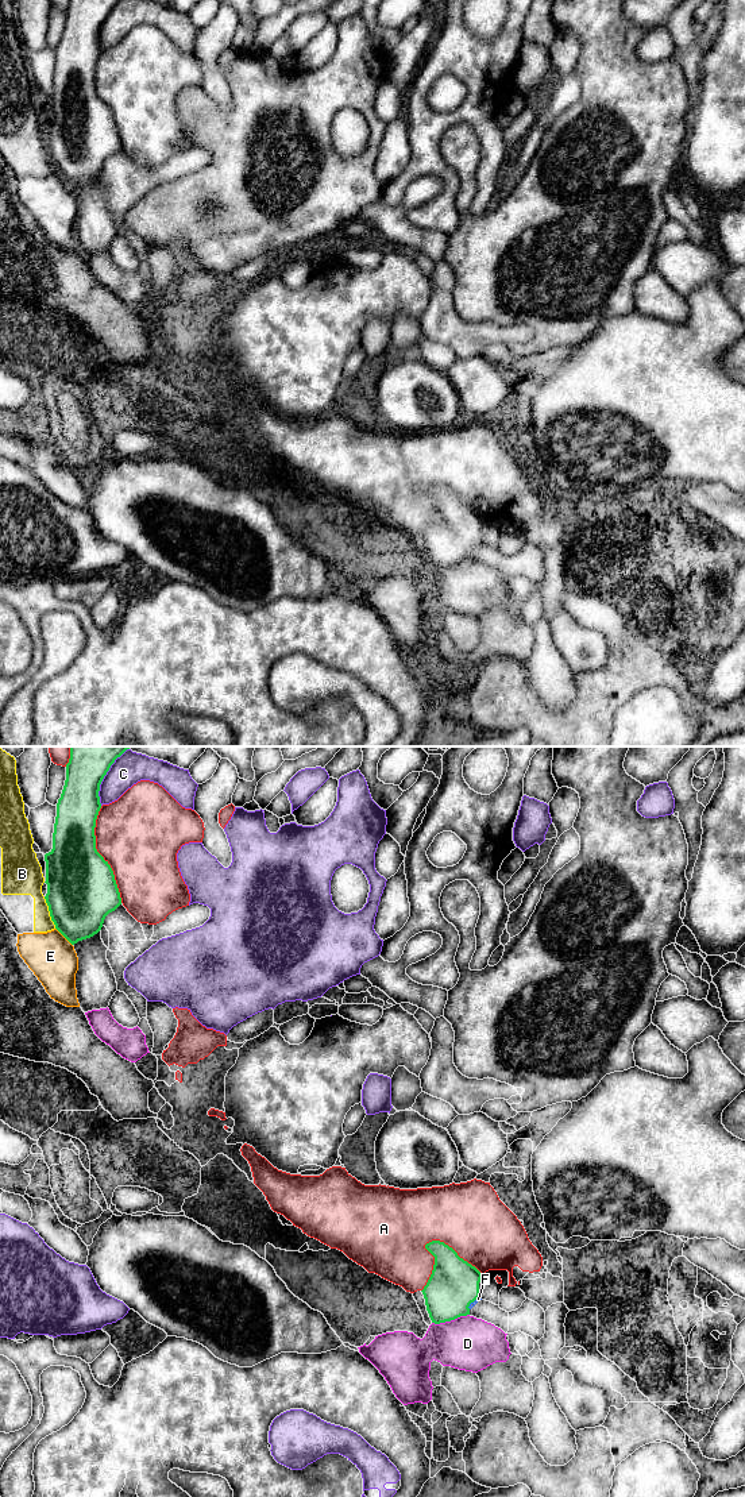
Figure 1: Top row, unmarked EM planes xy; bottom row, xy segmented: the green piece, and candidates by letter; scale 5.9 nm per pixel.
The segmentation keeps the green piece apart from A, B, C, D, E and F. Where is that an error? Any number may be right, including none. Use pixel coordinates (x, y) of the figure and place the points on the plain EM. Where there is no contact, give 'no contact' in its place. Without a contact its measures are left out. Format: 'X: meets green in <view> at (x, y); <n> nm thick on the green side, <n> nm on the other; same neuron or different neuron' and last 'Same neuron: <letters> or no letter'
A: meets green in xy at (454, 494); 300 nm thick on the green side, 420 nm on the other; different neuron
B: meets green in xy at (50, 157); 420 nm thick on the green side, 190 nm on the other; different neuron
C: meets green in xy at (101, 24); 260 nm thick on the green side, 180 nm on the other; different neuron
D: meets green in xy at (450, 564); 300 nm thick on the green side, 320 nm on the other; different neuron
E: meets green in xy at (64, 180); 380 nm thick on the green side, 280 nm on the other; different neuron
F: meets green in xy at (471, 546); 300 nm thick on the green side, 20 nm on the other; same neuron
Same neuron: F

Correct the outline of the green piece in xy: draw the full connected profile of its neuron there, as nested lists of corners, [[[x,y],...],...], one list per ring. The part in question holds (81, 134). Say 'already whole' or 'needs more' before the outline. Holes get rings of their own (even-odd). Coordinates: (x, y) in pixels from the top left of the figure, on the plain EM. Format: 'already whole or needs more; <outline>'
already whole; [[[70,0],[66,24],[57,47],[53,93],[45,99],[45,140],[55,173],[72,188],[97,178],[105,161],[121,148],[113,115],[96,93],[96,63],[101,53],[100,28],[120,0]]]

